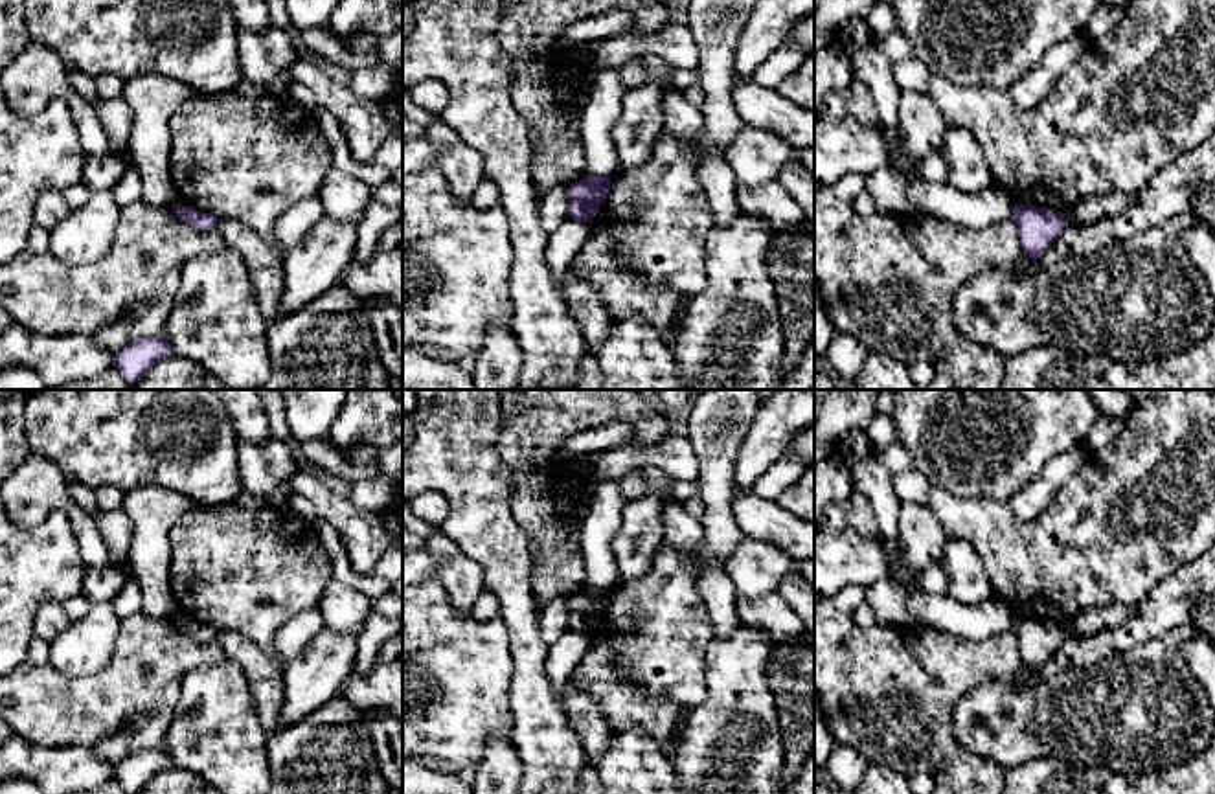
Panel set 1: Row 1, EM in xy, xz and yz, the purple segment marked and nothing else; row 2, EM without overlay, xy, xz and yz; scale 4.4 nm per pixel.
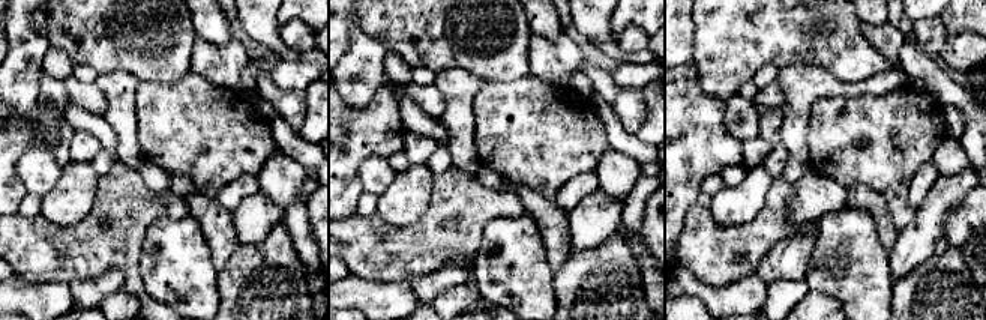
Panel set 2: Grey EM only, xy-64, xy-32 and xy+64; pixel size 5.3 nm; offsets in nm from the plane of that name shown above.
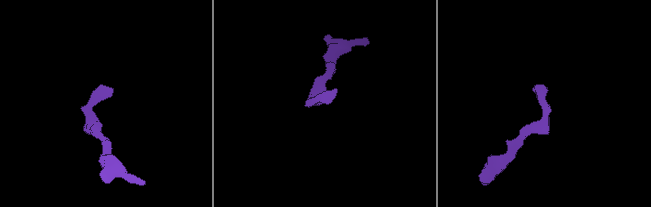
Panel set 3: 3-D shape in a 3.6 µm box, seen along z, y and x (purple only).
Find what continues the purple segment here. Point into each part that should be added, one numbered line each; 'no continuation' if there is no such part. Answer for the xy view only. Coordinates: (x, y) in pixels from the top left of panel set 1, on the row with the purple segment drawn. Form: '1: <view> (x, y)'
no continuation

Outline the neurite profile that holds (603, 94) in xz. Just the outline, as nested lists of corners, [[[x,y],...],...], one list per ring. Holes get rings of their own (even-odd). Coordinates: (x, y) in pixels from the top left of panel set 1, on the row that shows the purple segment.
[[[607,68],[592,74],[581,103],[581,140],[586,175],[612,176],[619,167],[610,130],[621,114],[627,70]]]

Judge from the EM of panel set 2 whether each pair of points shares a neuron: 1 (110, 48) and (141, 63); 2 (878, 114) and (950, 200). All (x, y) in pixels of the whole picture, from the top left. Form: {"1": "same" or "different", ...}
{"1": "same", "2": "different"}

